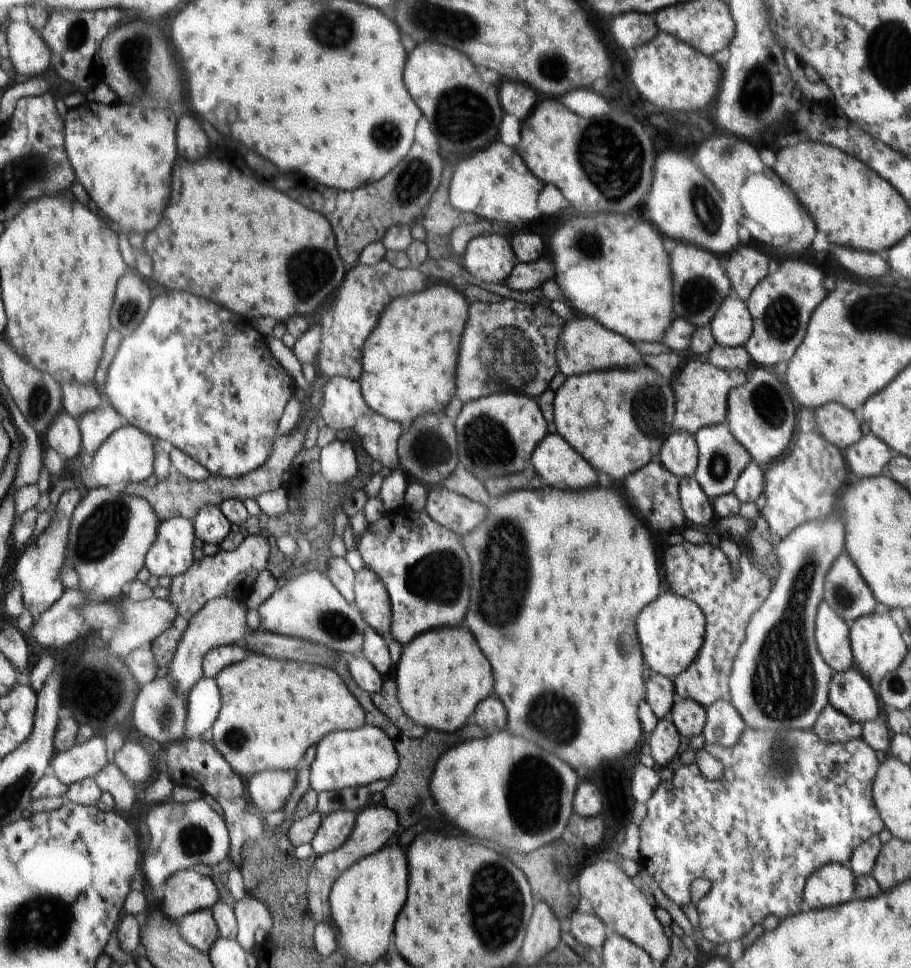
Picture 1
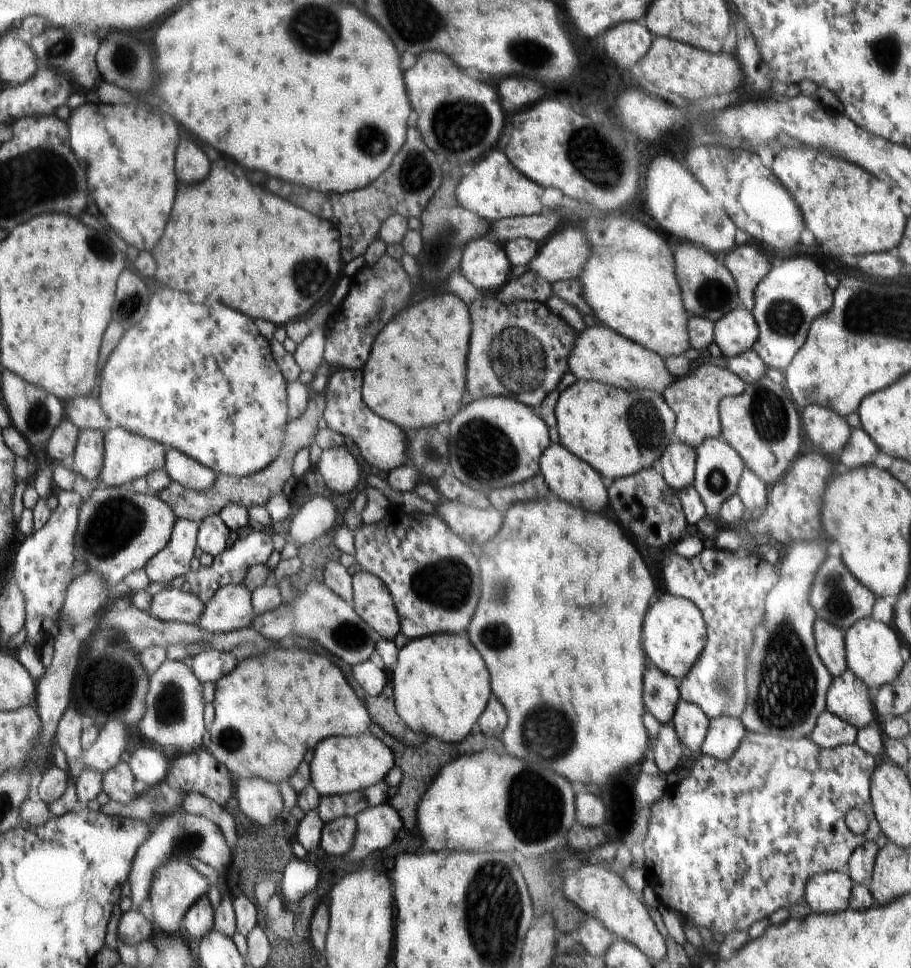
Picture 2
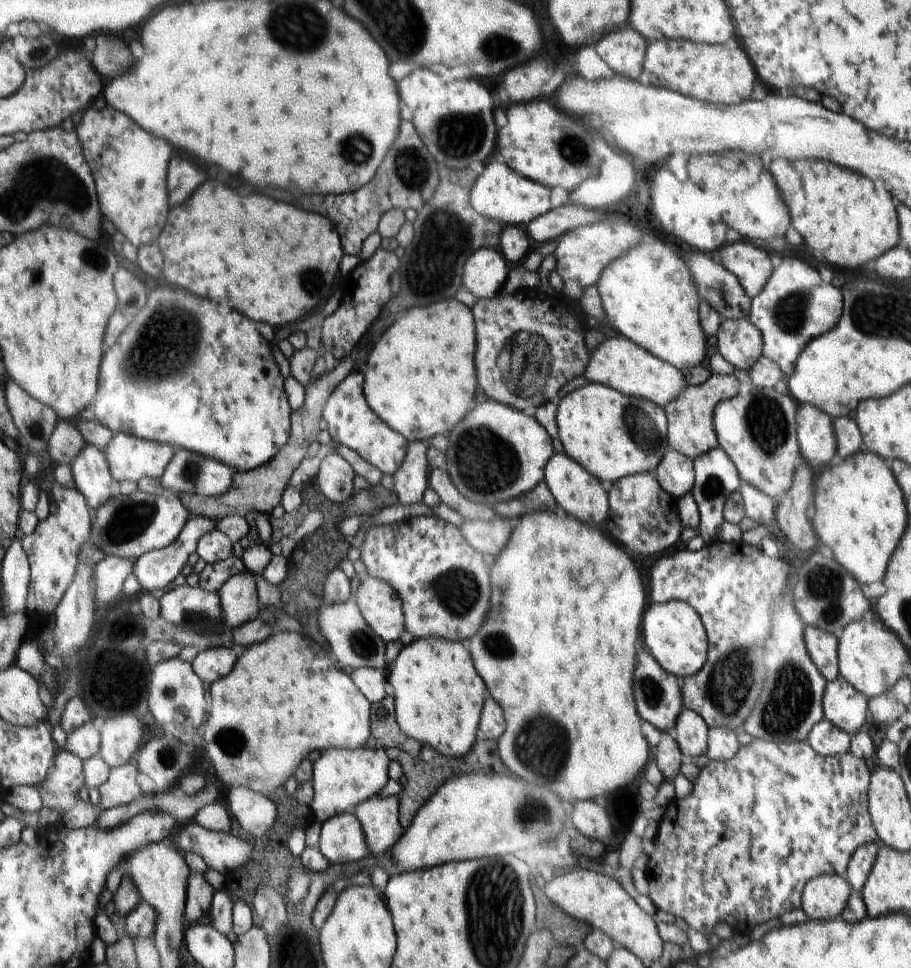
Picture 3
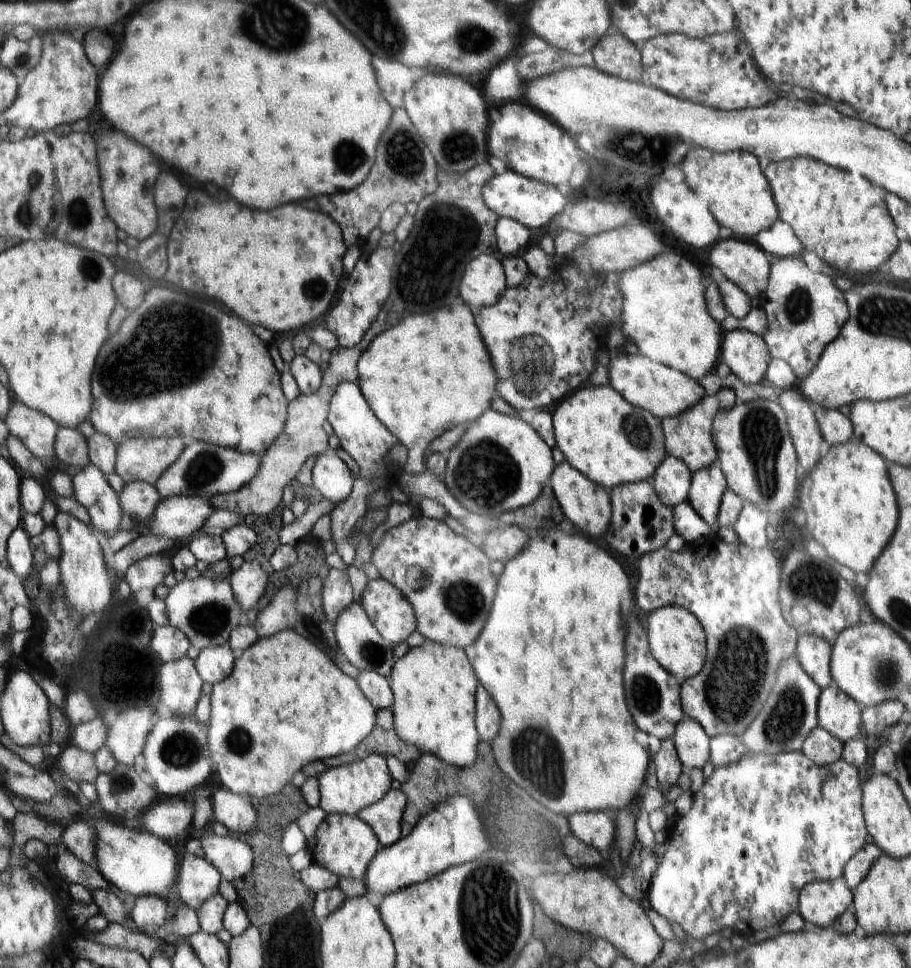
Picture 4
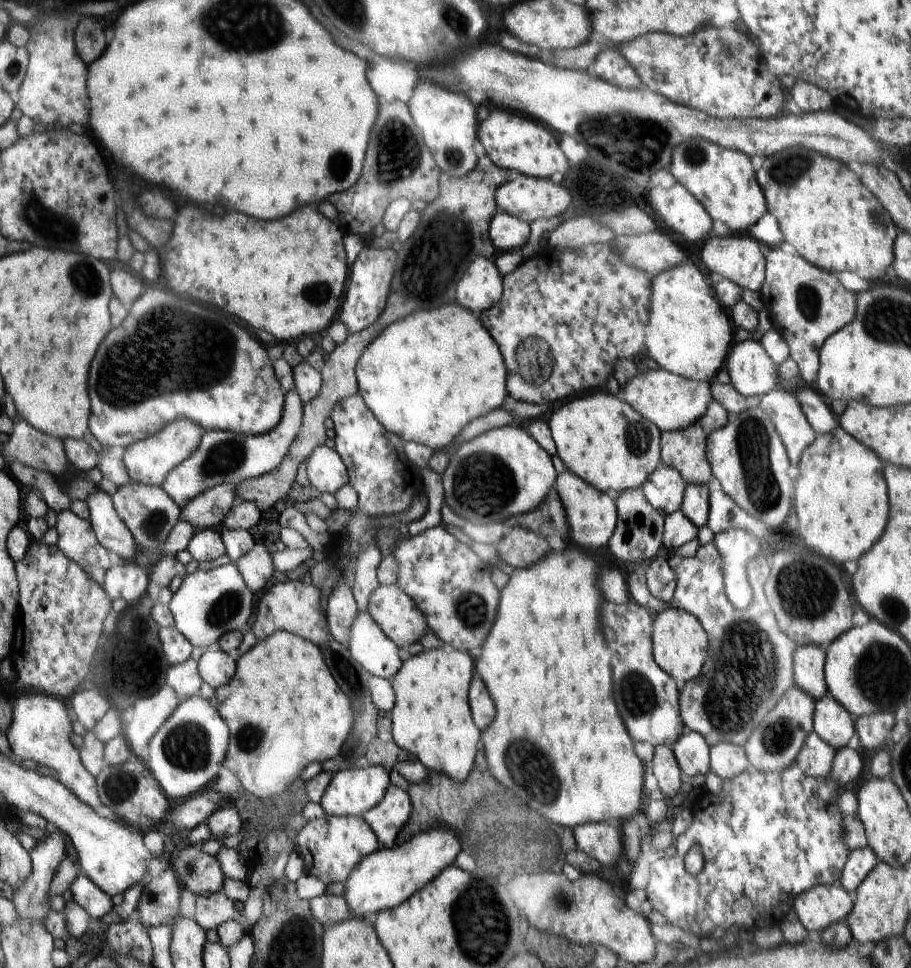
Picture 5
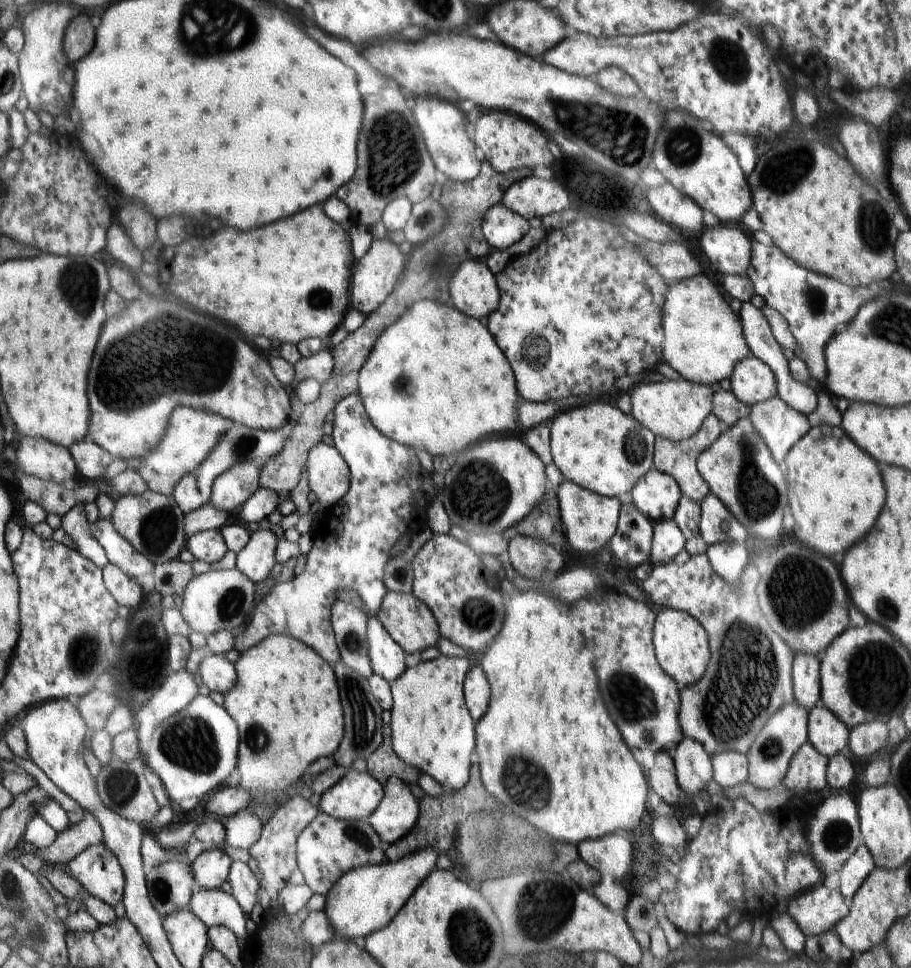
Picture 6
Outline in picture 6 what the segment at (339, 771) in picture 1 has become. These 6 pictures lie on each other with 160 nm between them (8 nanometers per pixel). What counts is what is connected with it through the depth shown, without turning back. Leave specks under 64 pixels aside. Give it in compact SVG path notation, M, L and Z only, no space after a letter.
M348 769L342 779L321 797L321 813L333 818L367 821L381 805L385 786L368 772Z

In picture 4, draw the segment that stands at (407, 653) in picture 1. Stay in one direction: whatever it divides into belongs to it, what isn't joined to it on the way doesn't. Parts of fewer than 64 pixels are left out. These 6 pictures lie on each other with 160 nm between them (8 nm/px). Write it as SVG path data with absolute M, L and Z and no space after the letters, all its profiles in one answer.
M425 639L420 646L411 647L394 664L393 674L388 679L394 698L393 724L400 738L416 746L421 753L434 754L451 766L470 768L477 760L476 754L480 753L476 752L476 748L480 746L475 724L476 690L480 684L464 648Z

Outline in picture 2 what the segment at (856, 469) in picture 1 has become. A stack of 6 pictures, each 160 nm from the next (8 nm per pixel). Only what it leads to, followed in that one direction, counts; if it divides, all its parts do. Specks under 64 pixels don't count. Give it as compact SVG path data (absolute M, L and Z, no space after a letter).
M851 428L849 444L840 456L841 469L853 469L873 463L879 448L863 428Z

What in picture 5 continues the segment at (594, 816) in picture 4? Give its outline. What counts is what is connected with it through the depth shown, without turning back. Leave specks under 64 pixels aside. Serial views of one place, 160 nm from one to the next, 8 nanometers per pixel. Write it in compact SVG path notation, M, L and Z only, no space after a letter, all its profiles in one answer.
M587 823L573 830L578 848L588 857L596 859L601 866L608 866L622 856L622 841L619 828L608 823Z

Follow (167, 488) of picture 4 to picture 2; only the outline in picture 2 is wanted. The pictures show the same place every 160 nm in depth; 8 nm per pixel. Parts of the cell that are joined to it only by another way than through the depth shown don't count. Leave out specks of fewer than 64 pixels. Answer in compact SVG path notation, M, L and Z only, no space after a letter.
M176 449L170 450L165 471L172 481L195 491L212 489L218 477L210 467Z

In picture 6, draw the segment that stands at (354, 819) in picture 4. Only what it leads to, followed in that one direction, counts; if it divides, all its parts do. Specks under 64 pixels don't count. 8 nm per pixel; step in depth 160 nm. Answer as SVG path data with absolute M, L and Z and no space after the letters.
M319 813L317 819L297 838L297 867L315 894L326 895L350 870L384 862L380 836L368 822L333 818Z

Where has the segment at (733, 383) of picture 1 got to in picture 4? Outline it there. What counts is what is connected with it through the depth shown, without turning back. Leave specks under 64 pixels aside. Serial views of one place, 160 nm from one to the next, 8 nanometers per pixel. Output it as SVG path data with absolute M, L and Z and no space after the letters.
M720 388L714 396L702 396L700 402L690 406L689 410L679 413L678 416L670 416L662 419L665 430L665 448L668 456L680 458L686 462L686 466L693 472L702 468L713 466L717 462L717 446L713 440L713 419L716 417L718 410L730 410L737 404L736 394L730 388Z

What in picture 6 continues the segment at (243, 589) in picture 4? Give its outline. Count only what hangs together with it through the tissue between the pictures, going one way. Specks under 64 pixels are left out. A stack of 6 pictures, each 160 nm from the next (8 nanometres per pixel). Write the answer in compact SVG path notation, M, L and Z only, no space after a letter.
M253 526L248 545L237 555L237 570L252 582L261 583L266 580L268 572L276 564L276 542L278 538L270 529Z

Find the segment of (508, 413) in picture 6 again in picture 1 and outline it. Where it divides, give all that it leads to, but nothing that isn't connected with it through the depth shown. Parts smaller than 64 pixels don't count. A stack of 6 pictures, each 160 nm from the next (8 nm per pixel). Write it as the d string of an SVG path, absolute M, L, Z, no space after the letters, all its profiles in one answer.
M436 284L426 290L400 295L388 303L378 324L368 335L362 347L362 368L360 375L361 393L378 414L397 423L413 420L418 414L442 412L452 396L456 394L456 362L458 362L458 346L460 336L464 332L468 318L468 302L454 288L444 284Z

